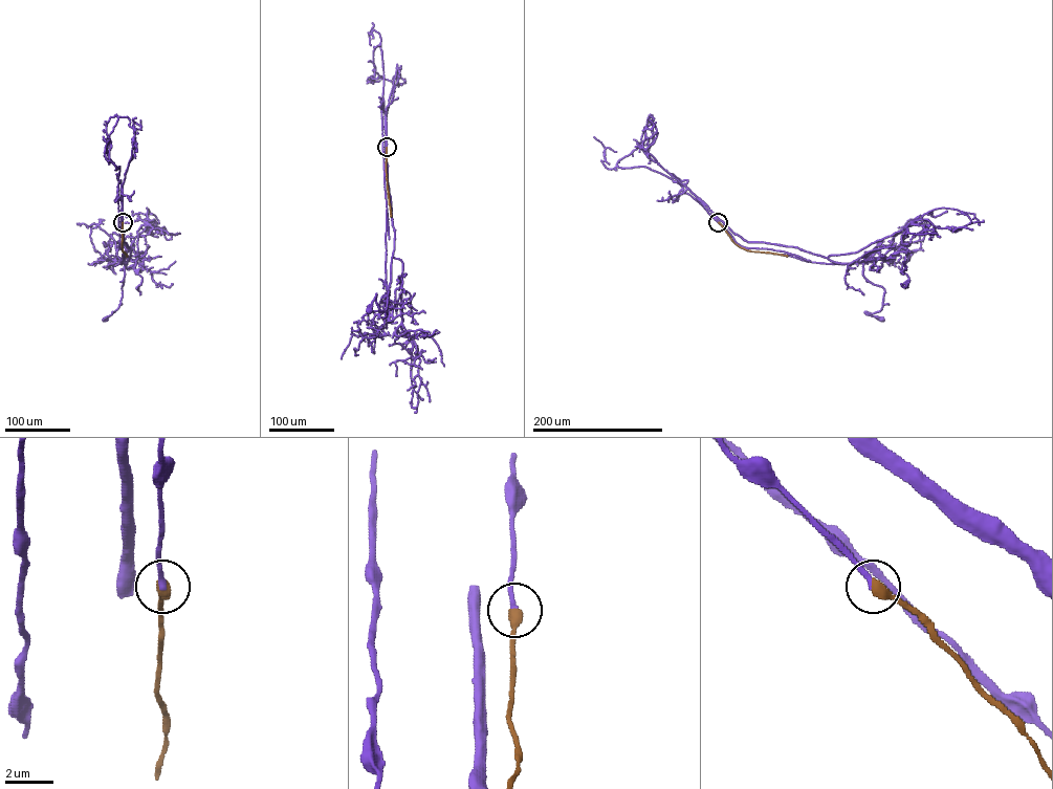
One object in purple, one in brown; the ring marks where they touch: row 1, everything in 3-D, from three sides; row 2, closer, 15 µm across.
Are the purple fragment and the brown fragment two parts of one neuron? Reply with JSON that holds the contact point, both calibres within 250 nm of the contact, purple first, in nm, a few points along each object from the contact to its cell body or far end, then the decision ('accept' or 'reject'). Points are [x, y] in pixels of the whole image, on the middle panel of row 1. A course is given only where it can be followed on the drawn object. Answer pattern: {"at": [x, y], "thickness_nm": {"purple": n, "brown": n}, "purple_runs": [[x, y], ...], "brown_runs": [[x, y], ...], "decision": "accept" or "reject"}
{"at": [387, 147], "thickness_nm": {"purple": 200, "brown": 440}, "purple_runs": [[387, 147], [386, 113], [386, 158], [394, 249], [386, 313], [378, 308], [376, 293], [369, 310]], "brown_runs": [[387, 147], [391, 216]], "decision": "accept"}

